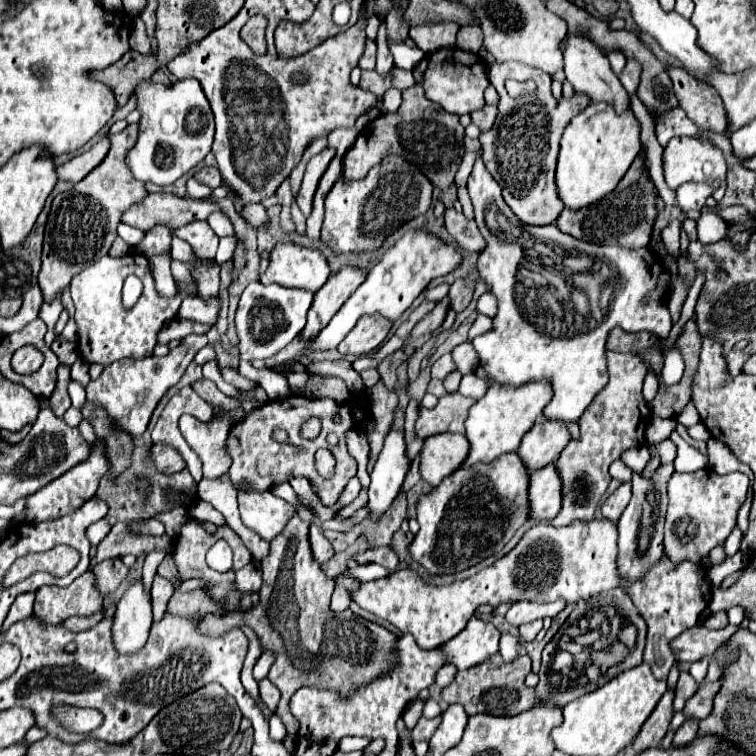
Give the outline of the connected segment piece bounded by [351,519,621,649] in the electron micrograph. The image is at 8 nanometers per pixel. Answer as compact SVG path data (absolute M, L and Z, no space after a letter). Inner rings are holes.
M607 519L573 521L565 527L537 523L503 559L497 559L491 567L465 581L429 587L413 569L401 569L385 579L361 583L361 589L351 599L365 611L387 619L403 633L411 633L421 649L437 649L455 637L483 603L491 607L515 601L549 603L557 599L577 603L617 587L621 579L617 577L615 555L617 527Z

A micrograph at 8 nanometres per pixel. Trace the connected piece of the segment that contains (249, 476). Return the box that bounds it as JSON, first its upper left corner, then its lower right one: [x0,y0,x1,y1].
[227,395,367,505]

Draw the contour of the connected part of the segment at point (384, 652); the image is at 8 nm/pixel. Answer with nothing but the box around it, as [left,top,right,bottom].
[197,517,397,735]

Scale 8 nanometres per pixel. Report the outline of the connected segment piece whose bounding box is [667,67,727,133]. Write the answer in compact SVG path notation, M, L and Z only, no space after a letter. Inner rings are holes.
M669 67L667 73L673 81L675 97L679 99L679 105L685 109L689 119L701 129L725 133L727 117L719 93L711 85L697 81L681 67Z

